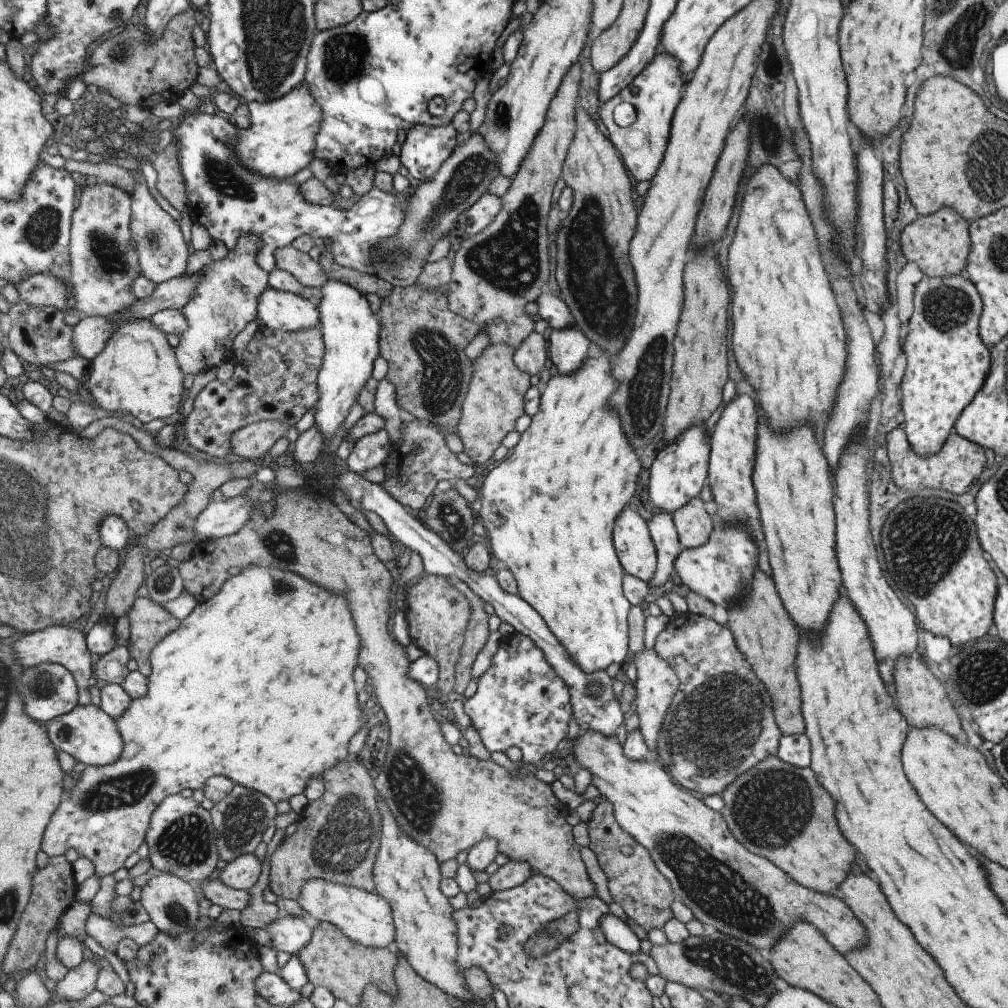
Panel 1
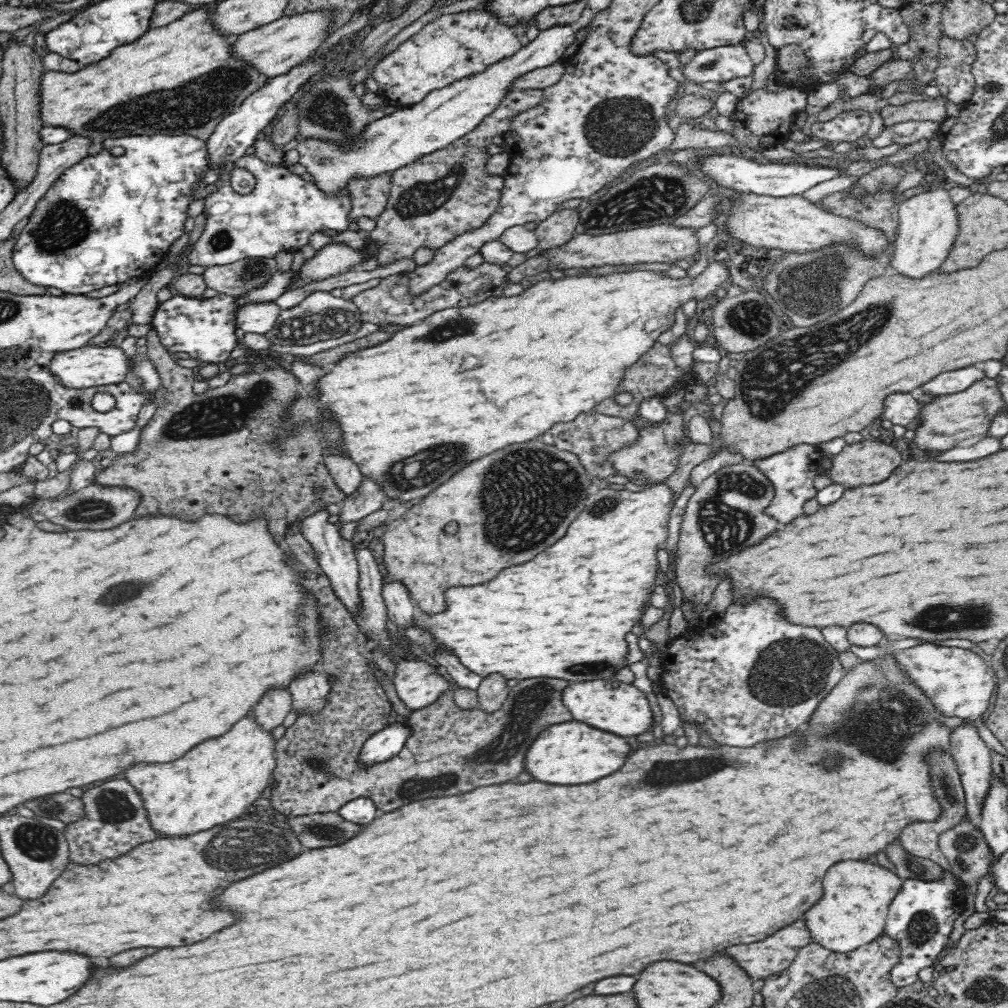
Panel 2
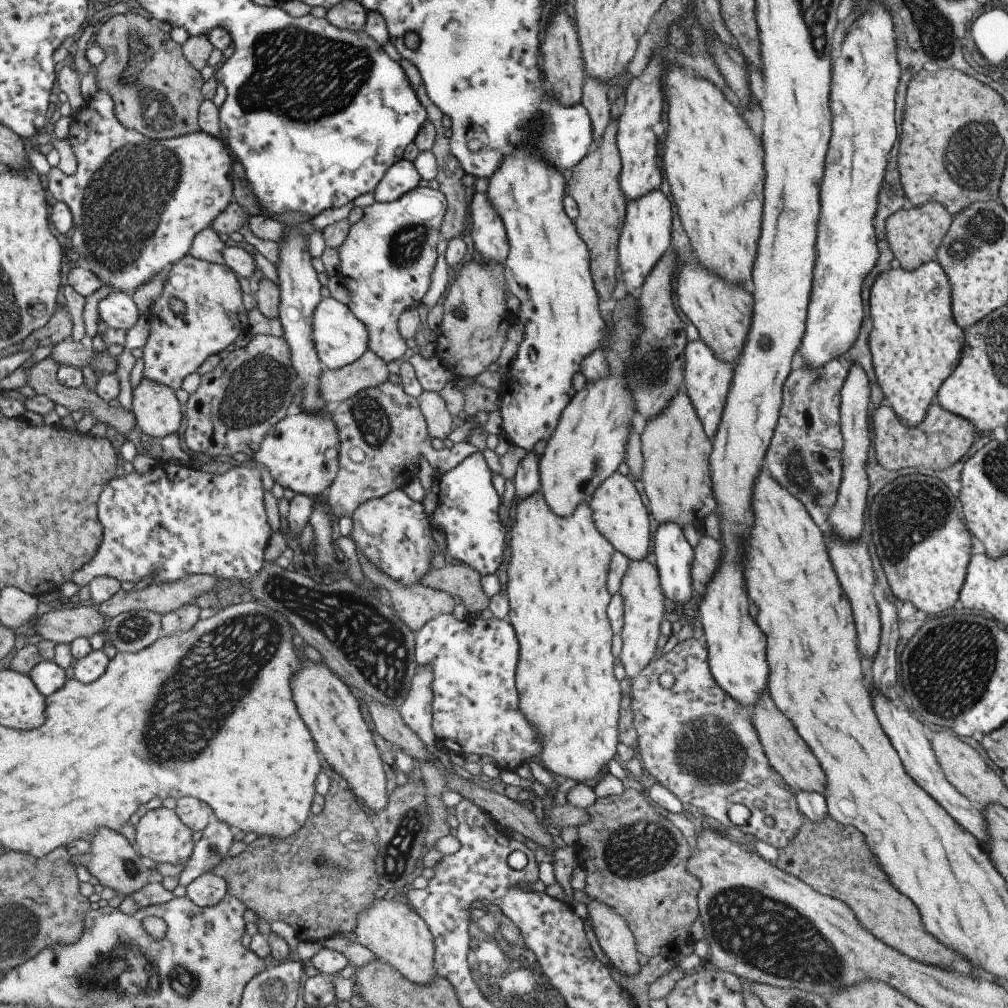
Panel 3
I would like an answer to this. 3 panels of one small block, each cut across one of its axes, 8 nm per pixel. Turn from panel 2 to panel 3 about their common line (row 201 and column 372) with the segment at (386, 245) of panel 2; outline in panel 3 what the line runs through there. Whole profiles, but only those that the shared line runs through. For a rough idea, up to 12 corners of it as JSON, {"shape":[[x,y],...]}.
{"shape":[[385,381],[333,405],[337,519],[477,451],[436,448],[418,400]]}

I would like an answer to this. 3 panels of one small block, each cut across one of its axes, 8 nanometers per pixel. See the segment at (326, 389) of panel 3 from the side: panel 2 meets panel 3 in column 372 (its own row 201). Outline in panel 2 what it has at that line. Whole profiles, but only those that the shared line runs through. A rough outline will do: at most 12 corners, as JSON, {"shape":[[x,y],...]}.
{"shape":[[392,172],[356,176],[349,222],[375,219],[386,208]]}

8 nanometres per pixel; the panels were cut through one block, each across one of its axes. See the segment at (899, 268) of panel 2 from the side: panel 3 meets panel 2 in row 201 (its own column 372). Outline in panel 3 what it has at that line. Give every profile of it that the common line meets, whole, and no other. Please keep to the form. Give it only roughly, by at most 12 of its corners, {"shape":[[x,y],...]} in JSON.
{"shape":[[390,896],[356,917],[358,944],[411,983],[429,985],[434,941]]}

